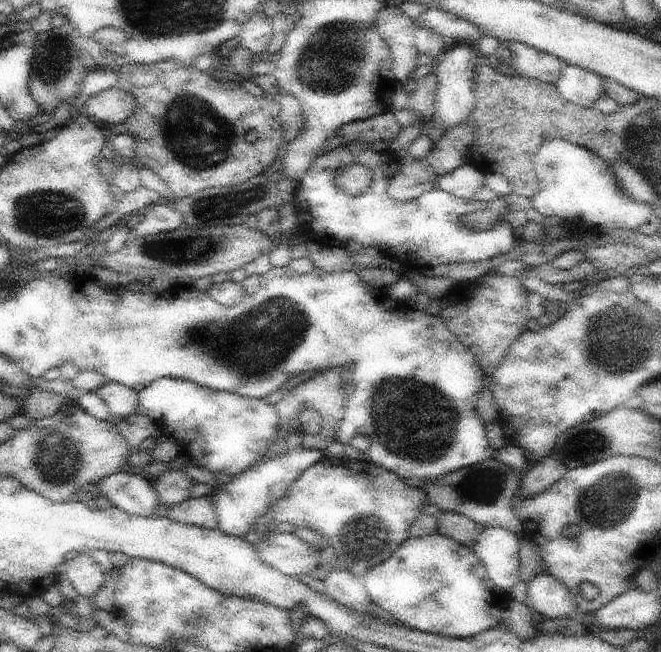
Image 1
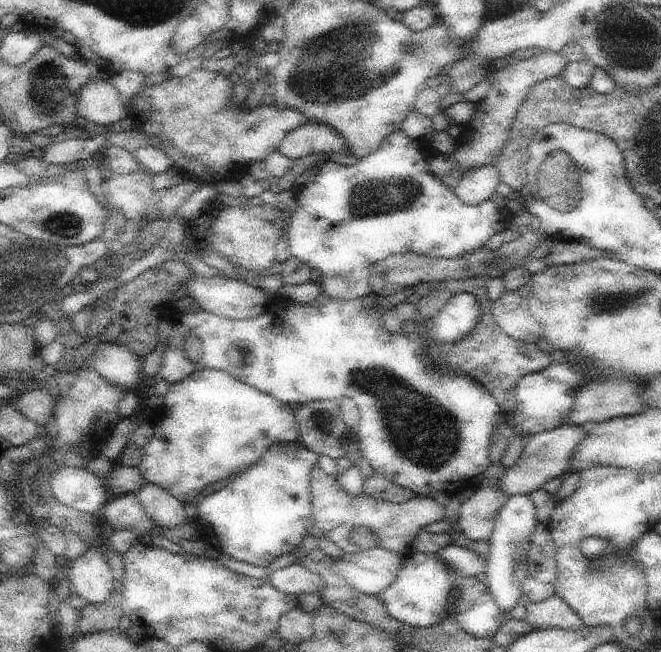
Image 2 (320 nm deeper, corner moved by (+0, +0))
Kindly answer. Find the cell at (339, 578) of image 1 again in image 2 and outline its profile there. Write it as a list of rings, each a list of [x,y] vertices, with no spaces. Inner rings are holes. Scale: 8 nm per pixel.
[[[294,563],[272,572],[266,580],[278,592],[287,595],[299,595],[302,593],[316,593],[324,588],[324,581],[320,575],[312,572],[305,565]]]

